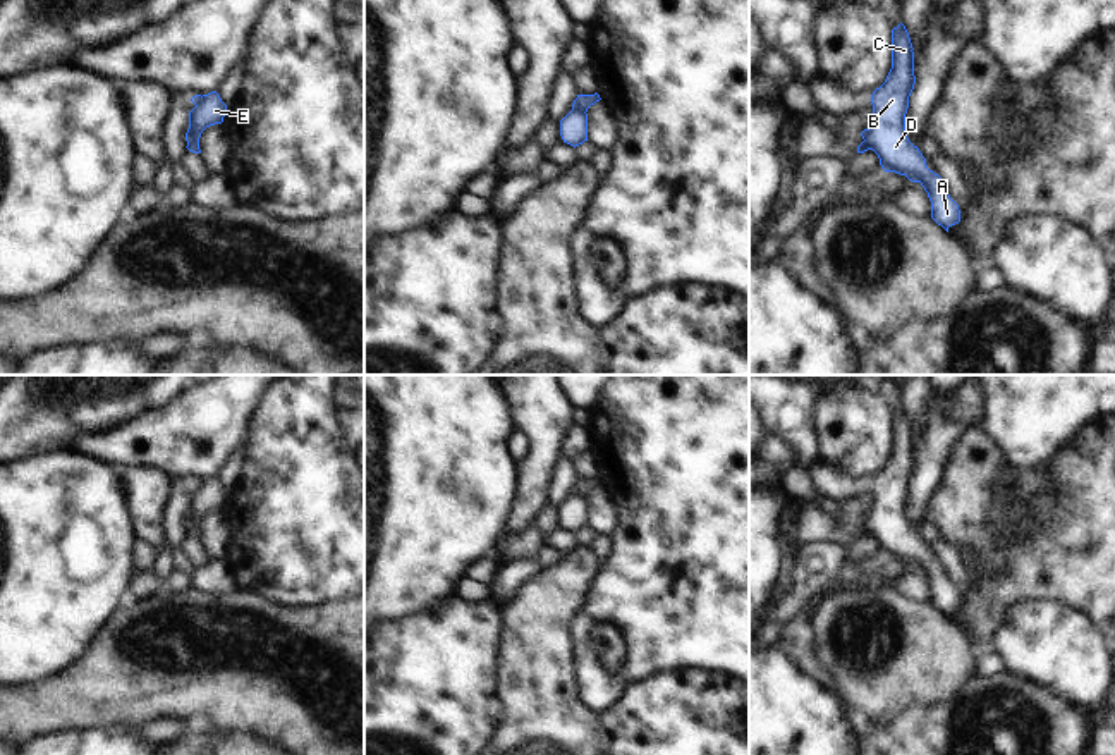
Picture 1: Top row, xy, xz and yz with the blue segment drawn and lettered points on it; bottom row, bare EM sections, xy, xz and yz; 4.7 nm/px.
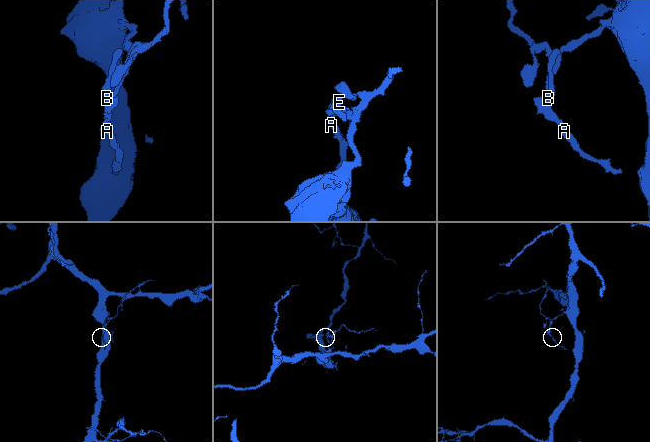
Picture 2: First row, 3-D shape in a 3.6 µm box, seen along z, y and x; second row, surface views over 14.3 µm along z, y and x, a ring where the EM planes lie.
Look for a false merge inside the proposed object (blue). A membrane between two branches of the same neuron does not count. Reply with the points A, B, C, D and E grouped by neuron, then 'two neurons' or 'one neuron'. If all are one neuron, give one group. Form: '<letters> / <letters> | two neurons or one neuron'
A B C D / E | two neurons

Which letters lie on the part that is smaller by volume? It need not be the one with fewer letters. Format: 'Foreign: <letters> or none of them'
Foreign: A, B, C, D

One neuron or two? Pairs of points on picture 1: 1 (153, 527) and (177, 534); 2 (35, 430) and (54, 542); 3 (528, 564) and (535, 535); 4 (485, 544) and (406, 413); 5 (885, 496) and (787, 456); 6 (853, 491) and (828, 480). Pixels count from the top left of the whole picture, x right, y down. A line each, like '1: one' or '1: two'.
1: two
2: two
3: two
4: one
5: one
6: one

